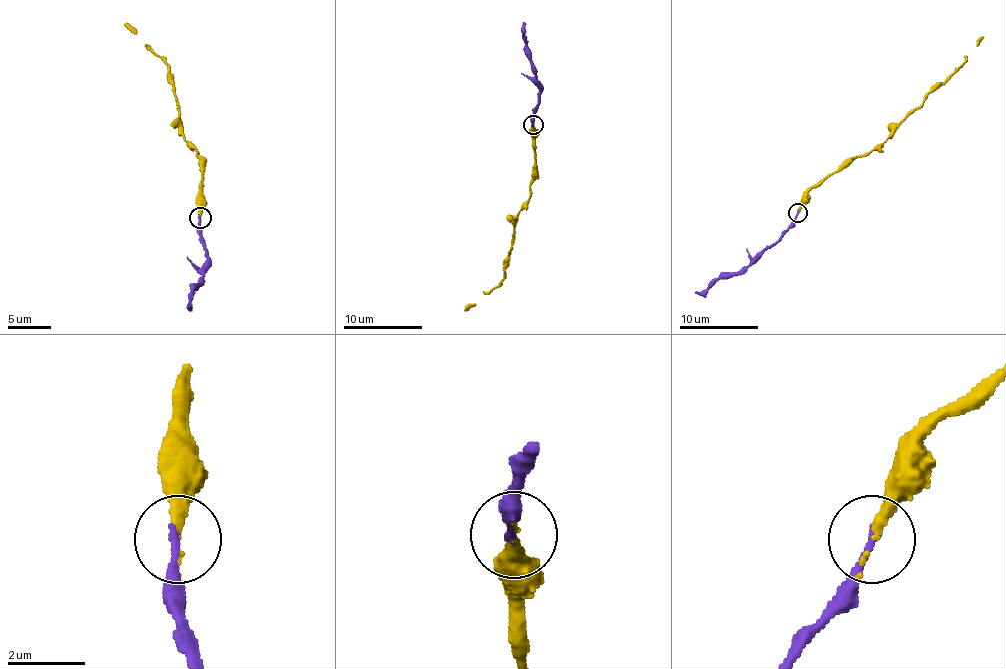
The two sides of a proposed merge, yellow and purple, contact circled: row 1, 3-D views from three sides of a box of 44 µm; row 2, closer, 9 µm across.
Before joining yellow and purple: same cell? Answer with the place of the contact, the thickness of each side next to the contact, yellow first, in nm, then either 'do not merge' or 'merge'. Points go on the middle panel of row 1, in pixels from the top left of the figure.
place (533, 124); calibres 190 and 200 nm; merge

